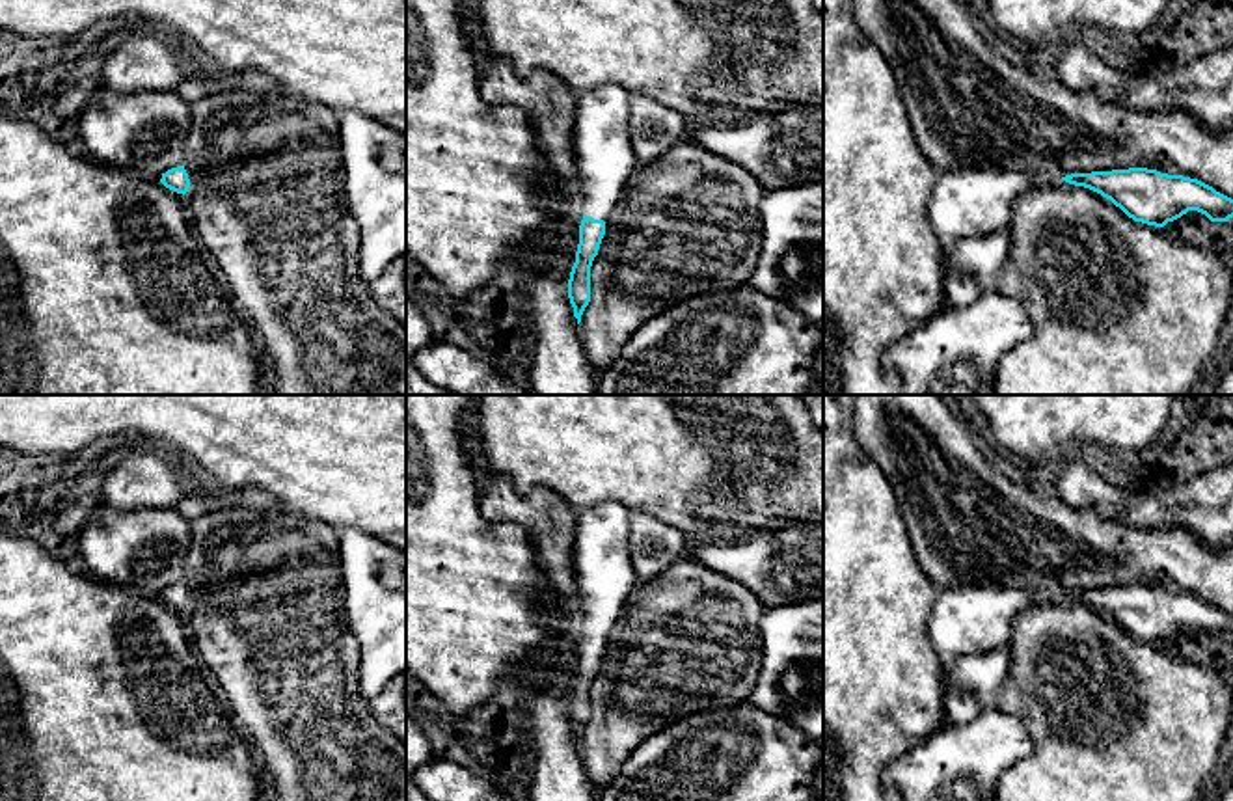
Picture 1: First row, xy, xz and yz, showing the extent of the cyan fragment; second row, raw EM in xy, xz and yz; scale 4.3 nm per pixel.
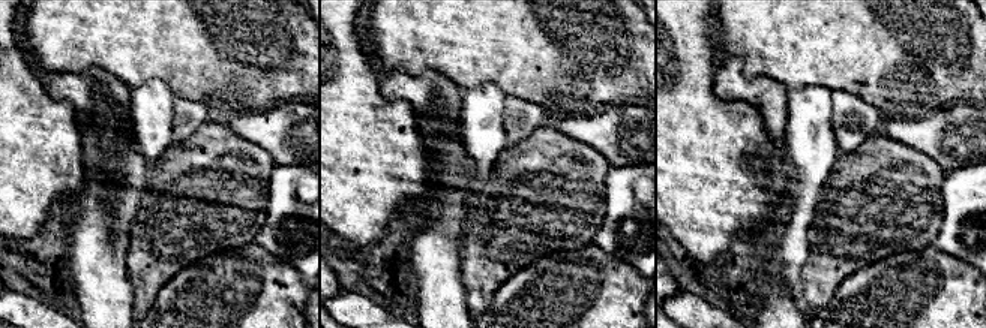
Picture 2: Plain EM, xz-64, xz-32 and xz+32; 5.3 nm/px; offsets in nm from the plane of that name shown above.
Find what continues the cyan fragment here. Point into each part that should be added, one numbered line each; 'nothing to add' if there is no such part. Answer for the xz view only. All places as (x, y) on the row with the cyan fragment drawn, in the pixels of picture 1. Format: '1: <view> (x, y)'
1: xz (600, 140)

